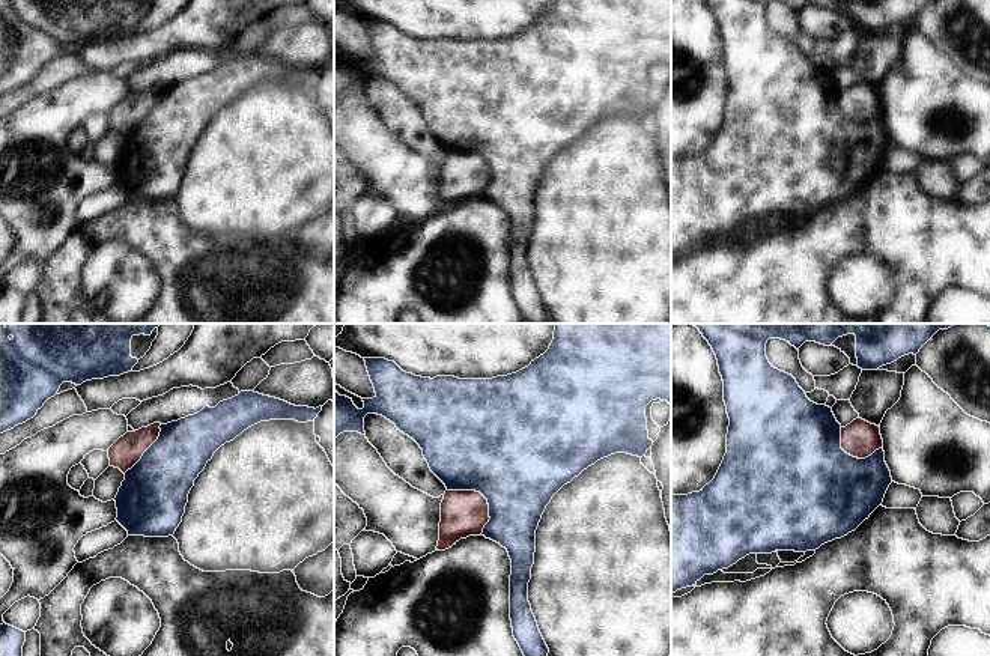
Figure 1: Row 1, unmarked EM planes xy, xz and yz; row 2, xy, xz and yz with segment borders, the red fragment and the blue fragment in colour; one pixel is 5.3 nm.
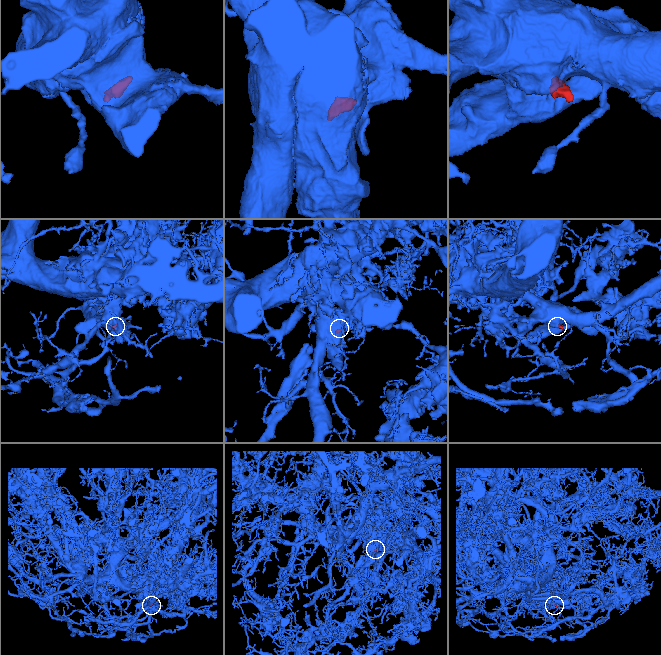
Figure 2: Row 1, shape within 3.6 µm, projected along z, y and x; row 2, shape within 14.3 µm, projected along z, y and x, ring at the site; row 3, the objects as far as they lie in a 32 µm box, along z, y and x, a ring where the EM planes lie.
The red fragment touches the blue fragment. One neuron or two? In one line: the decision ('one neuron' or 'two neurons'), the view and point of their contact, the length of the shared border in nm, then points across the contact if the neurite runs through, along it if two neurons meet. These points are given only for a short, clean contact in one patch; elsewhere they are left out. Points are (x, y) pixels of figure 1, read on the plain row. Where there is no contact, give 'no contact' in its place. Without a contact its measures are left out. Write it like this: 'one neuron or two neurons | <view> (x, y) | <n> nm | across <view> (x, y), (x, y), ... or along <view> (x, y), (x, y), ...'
two neurons | xz (485, 161) | 320 nm | along xz (447, 152), (474, 152), (486, 163), (489, 184), (482, 197)

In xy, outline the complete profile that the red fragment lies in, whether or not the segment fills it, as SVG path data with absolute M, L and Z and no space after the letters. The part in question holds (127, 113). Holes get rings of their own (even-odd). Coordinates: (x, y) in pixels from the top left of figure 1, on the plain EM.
M153 86L135 95L126 95L107 114L110 129L119 131L123 137L131 132L143 116L158 102L161 86Z

